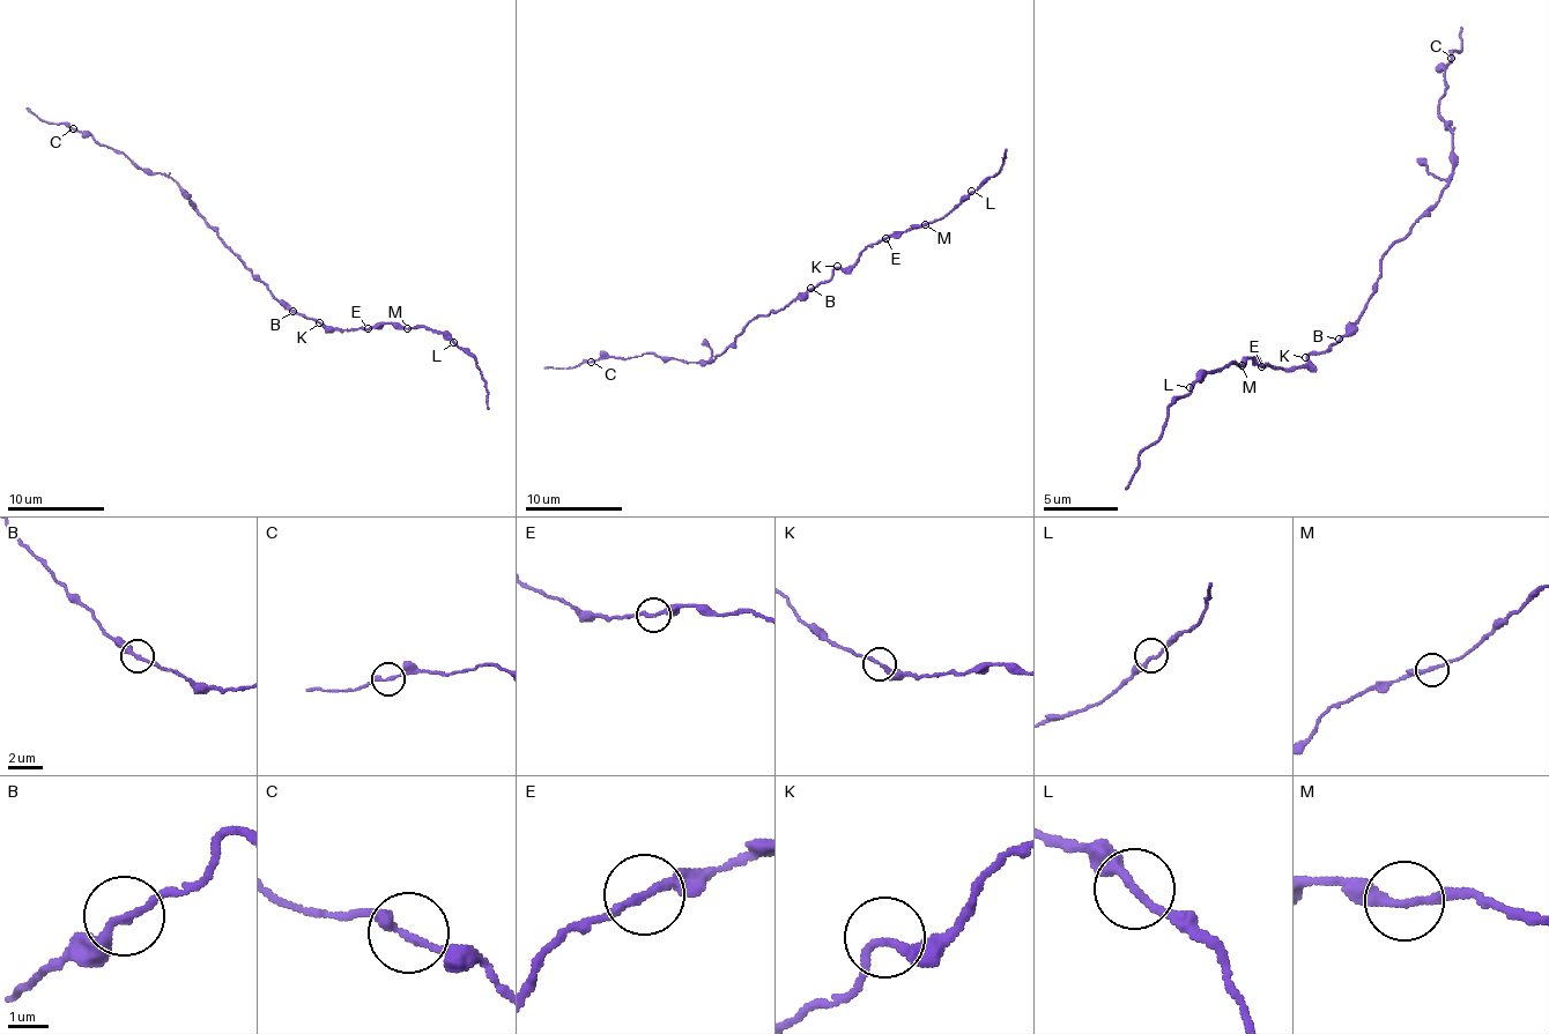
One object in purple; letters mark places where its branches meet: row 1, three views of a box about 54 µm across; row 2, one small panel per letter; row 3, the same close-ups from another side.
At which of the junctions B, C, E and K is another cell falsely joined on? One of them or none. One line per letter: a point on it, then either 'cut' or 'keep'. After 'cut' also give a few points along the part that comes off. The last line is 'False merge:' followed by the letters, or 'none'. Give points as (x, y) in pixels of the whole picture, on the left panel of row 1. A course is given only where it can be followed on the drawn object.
B: at (293, 311); keep
C: at (73, 128); keep
E: at (368, 328); keep
K: at (319, 322); keep
False merge: none

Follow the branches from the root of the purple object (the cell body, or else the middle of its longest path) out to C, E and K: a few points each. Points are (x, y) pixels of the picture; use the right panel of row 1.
C: (1365, 309), (1380, 260), (1447, 185), (1451, 133), (1440, 99), (1451, 58)
E: (1365, 309), (1327, 350), (1313, 354), (1309, 362), (1290, 369), (1260, 365)
K: (1365, 309), (1327, 350), (1313, 350), (1305, 357)

